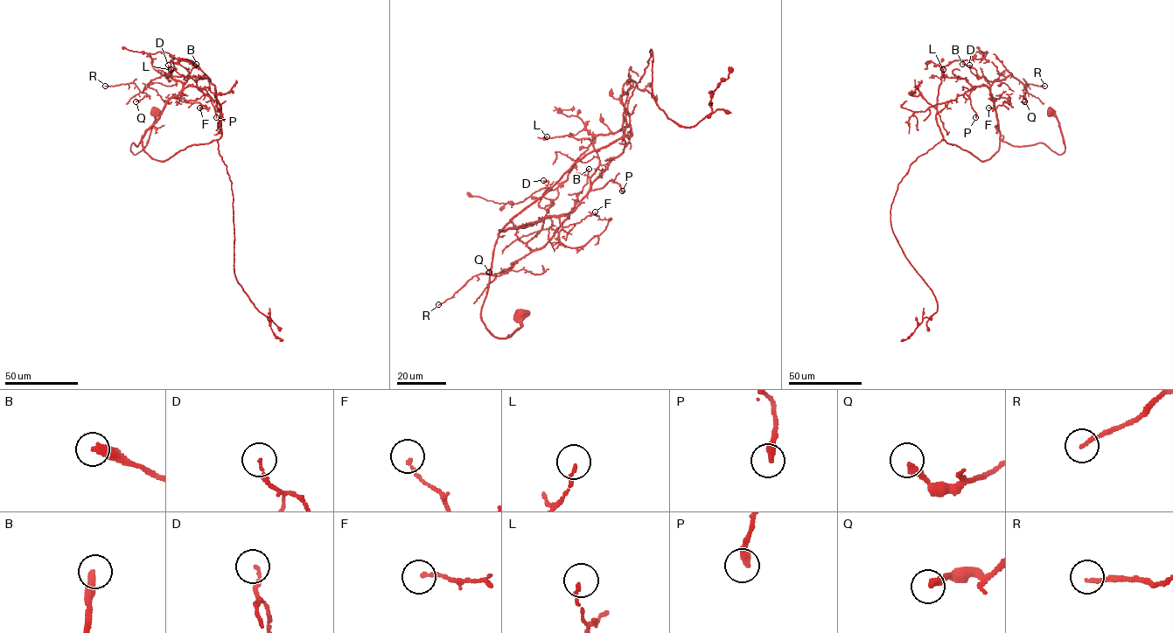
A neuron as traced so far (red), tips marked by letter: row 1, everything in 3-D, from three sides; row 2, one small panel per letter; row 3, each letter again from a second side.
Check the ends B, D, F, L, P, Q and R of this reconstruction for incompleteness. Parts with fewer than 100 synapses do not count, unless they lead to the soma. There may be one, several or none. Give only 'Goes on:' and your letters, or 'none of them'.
Goes on: none of them

